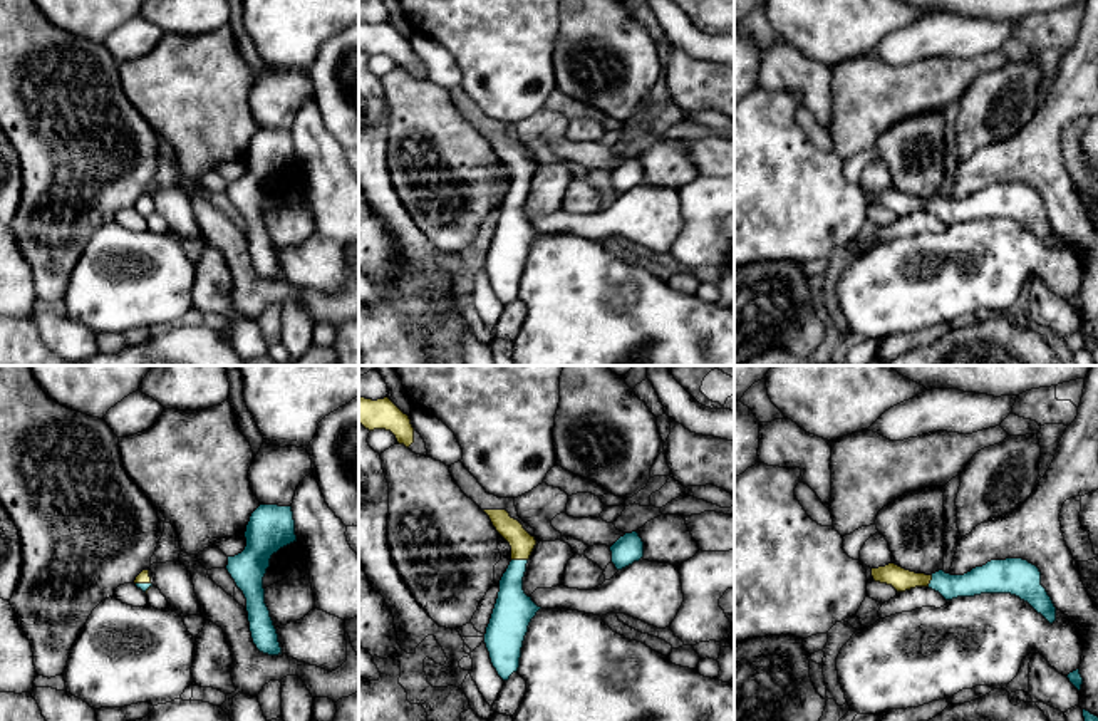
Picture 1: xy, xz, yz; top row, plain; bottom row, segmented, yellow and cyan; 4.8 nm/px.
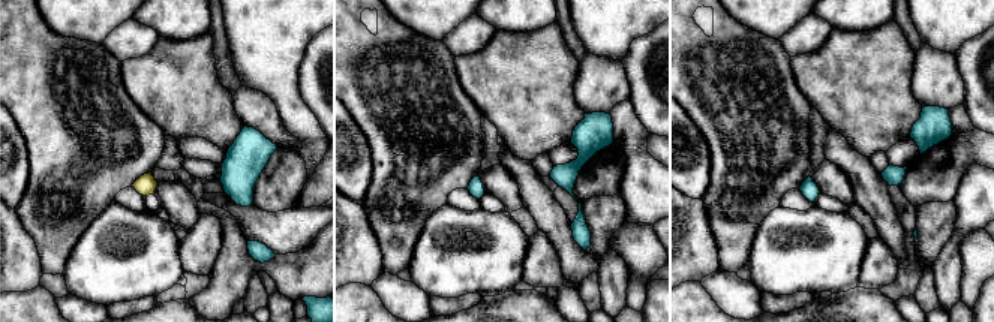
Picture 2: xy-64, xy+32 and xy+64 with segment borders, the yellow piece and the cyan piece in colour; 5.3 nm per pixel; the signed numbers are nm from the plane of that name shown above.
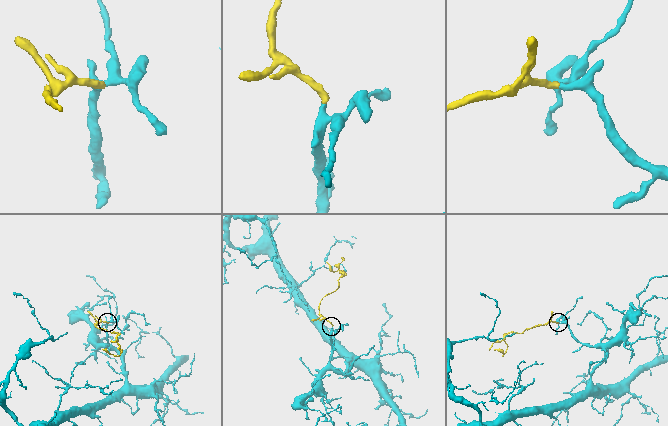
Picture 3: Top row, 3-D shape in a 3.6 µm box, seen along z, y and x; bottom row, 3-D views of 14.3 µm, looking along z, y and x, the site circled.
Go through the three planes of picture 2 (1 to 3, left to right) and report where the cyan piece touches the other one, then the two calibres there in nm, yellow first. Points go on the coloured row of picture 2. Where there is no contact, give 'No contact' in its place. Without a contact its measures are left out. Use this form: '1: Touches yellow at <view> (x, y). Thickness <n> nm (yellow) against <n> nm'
1: No contact
2: No contact
3: No contact

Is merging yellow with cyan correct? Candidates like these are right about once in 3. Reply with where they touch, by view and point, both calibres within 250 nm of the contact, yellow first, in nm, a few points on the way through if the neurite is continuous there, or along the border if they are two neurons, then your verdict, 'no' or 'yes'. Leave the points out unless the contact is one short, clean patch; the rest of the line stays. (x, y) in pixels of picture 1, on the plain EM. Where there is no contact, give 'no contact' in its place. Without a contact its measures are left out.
xz (520, 183) | 120/190 nm | across xz (522, 168), (520, 183), (513, 200), (513, 233) | yes

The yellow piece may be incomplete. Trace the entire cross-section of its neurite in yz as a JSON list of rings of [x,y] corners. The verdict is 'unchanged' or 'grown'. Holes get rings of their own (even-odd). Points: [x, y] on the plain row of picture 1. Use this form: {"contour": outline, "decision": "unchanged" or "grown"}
{"contour": [[[1023,183],[991,184],[964,200],[939,195],[932,200],[915,198],[895,188],[872,193],[875,206],[892,210],[897,216],[929,211],[945,225],[981,218],[1011,218],[1028,226],[1049,248],[1056,245],[1056,231],[1041,210],[1041,196]]], "decision": "grown"}

